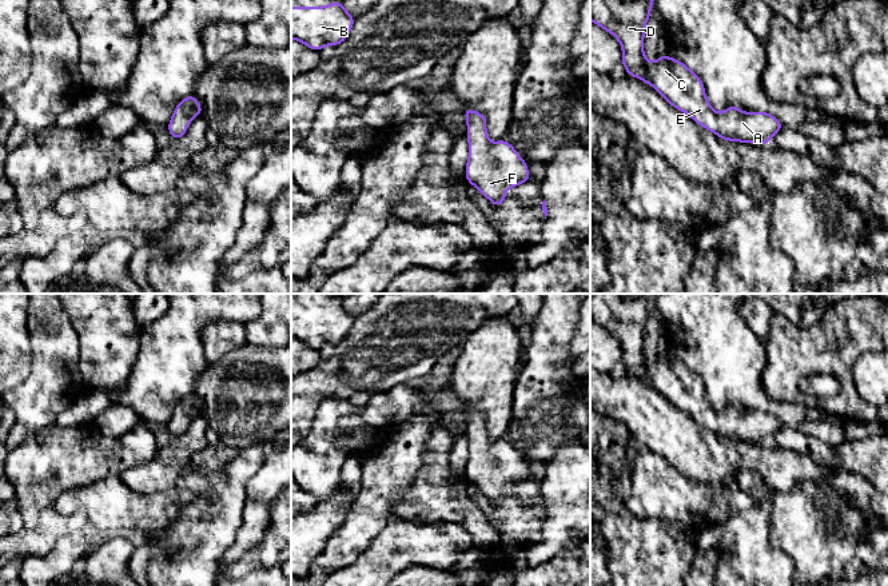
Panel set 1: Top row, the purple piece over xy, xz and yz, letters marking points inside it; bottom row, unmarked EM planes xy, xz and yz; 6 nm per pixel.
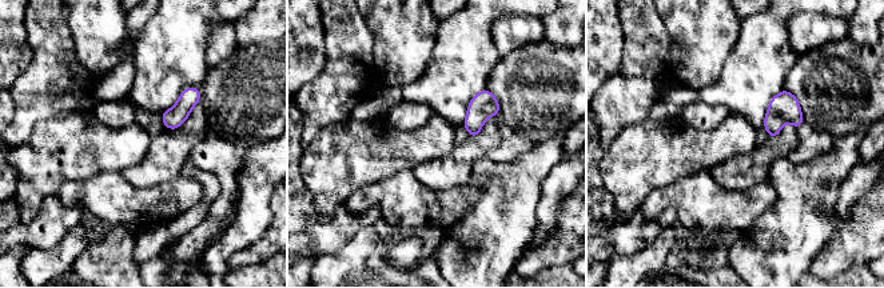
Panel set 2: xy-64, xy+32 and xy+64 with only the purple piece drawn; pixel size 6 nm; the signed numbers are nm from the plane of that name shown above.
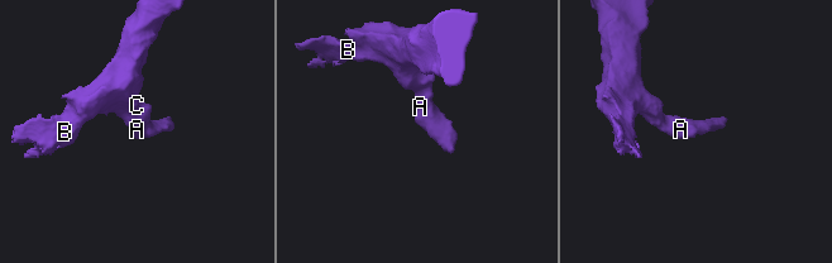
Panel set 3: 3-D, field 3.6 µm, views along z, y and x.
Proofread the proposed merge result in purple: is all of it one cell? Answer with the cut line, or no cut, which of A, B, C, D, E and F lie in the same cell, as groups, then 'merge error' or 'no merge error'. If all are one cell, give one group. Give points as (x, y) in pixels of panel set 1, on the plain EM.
cut none; groups A B C D E F; no merge error

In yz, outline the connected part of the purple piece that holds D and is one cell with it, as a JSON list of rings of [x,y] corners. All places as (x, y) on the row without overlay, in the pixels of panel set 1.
[[[590,294],[590,319],[612,332],[622,346],[622,364],[629,375],[650,383],[670,404],[690,414],[694,420],[729,441],[766,443],[781,430],[783,423],[766,411],[742,411],[737,404],[717,412],[709,403],[704,383],[692,368],[677,358],[662,352],[657,360],[649,362],[644,352],[644,334],[657,294]]]

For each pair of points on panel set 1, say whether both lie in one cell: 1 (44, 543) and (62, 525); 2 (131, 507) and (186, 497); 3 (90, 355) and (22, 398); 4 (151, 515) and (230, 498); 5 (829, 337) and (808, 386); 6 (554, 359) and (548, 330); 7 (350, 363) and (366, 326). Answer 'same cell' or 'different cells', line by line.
1: same cell
2: same cell
3: different cells
4: different cells
5: different cells
6: same cell
7: same cell

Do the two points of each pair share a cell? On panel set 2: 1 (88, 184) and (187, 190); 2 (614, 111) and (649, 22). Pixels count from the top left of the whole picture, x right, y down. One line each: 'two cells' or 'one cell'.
1: one cell
2: one cell

